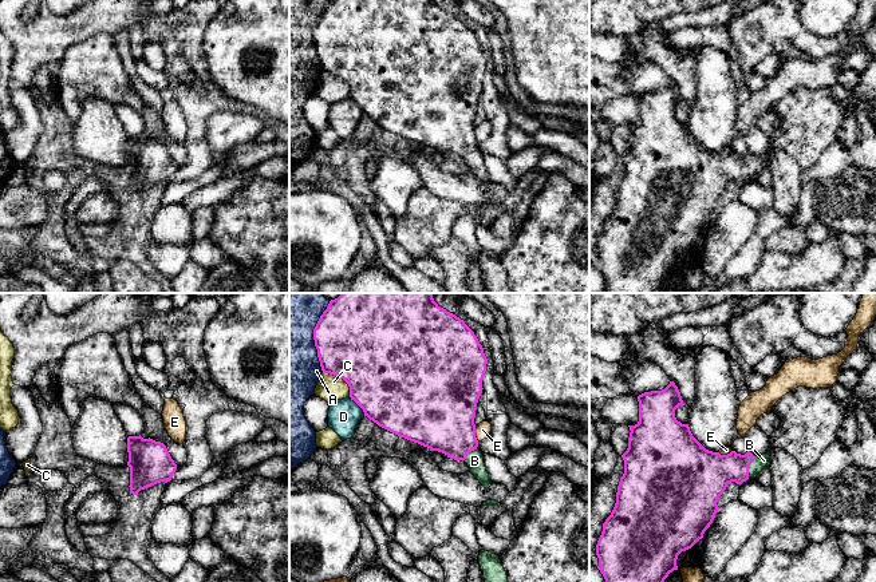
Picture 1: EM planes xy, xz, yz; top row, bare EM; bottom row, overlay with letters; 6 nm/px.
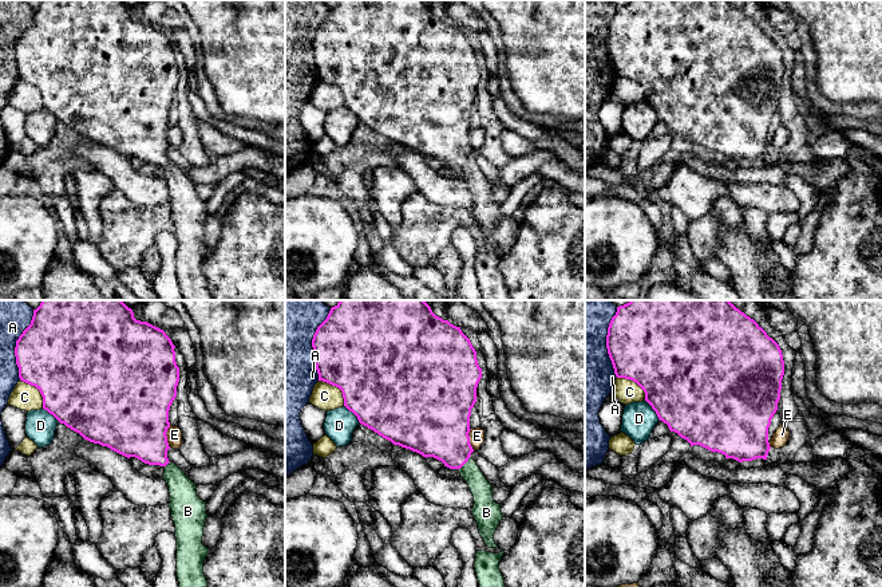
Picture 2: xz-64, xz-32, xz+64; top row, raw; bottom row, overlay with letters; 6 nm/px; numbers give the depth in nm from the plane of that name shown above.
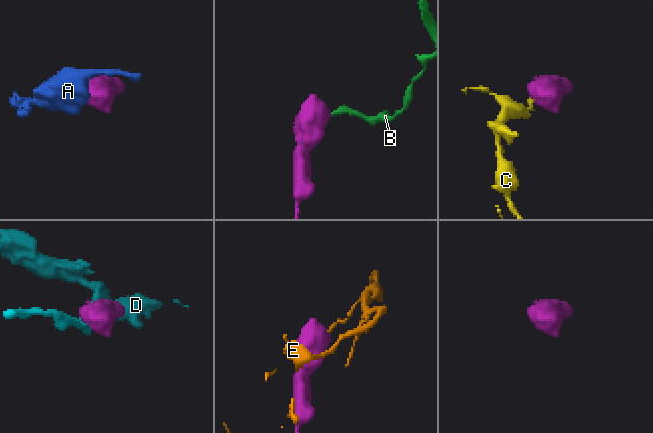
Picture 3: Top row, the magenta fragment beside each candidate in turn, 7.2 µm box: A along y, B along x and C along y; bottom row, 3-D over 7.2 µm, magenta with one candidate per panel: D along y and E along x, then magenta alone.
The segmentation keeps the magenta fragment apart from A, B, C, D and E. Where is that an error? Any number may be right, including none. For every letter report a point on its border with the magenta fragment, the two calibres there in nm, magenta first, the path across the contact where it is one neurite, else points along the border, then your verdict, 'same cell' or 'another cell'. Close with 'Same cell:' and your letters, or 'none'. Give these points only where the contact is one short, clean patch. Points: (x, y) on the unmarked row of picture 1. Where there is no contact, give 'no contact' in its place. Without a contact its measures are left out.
A: contact xz (314, 38); calibres 480 and 360 nm; another cell
B: contact yz (749, 166); calibres 260 and 80 nm; way yz (709, 173), (749, 166), (764, 161); same cell
C: contact xz (342, 78); calibres 500 and 160 nm; border xz (323, 72), (339, 76), (347, 84), (350, 96); another cell
D: contact xz (358, 105); calibres 500 and 190 nm; another cell
E: contact xz (474, 134); calibres 420 and 90 nm; another cell
Same cell: B

